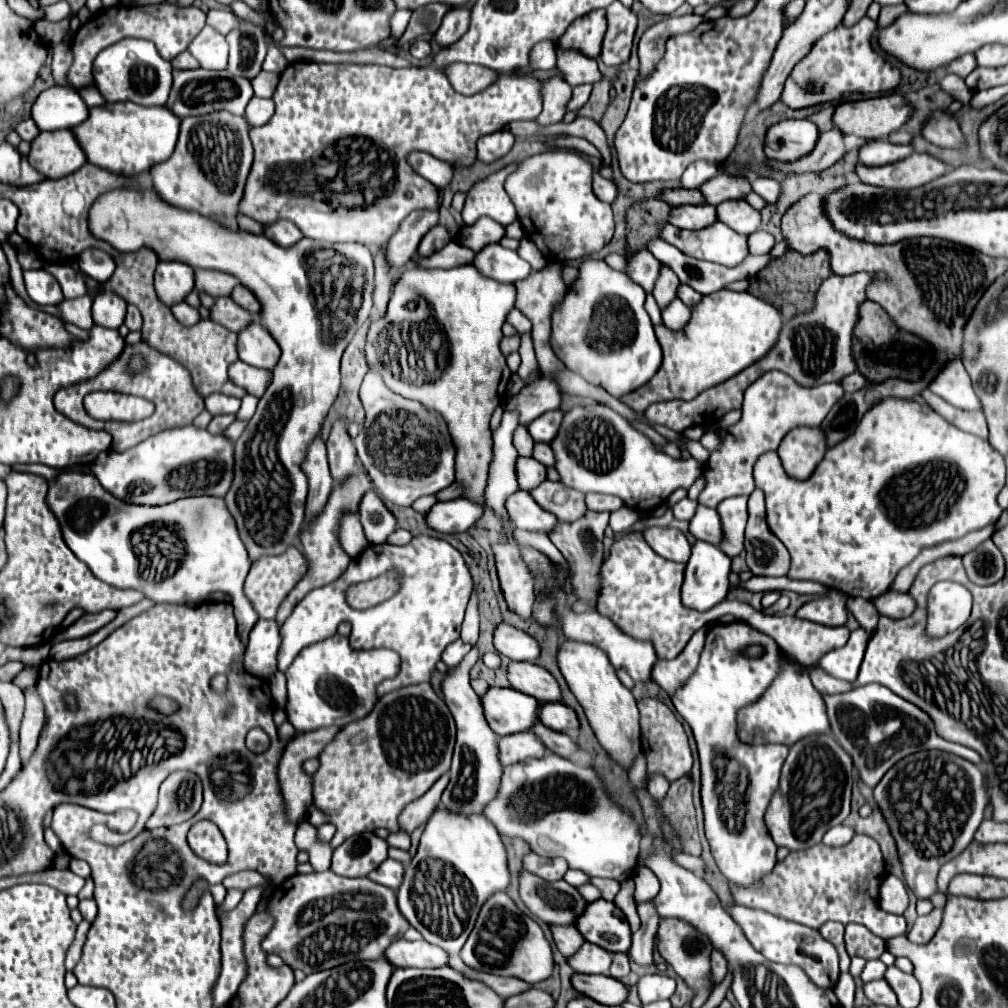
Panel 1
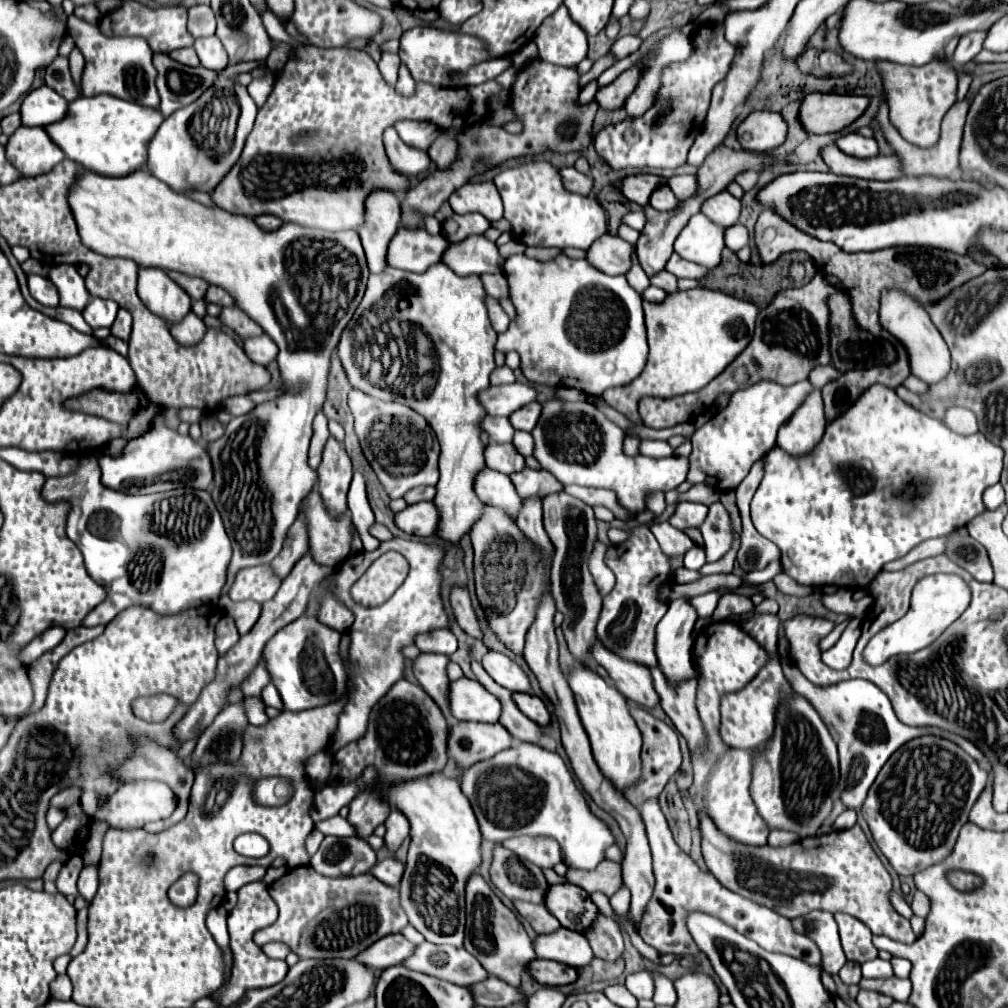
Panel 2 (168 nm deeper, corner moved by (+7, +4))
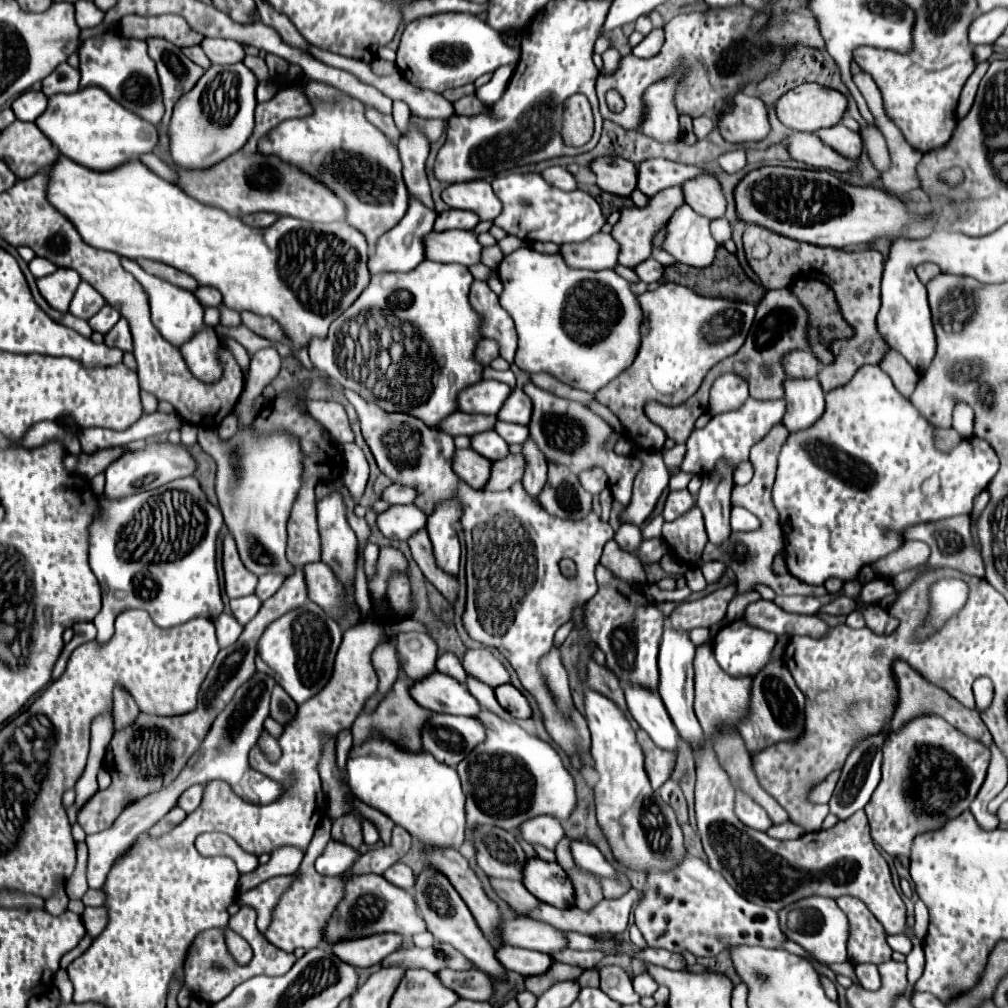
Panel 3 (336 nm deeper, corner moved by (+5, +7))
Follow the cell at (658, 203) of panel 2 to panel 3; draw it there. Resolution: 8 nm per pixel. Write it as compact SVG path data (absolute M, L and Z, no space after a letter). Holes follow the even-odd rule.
M648 159L638 165L638 189L652 197L666 187L681 185L701 173L708 174L701 168L674 163L668 159Z

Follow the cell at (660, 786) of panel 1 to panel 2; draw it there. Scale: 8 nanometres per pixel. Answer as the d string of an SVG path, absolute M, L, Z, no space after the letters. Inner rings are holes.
M650 798L642 804L640 816L646 824L652 858L654 858L654 876L656 876L654 896L648 904L648 912L644 914L644 920L640 922L640 928L638 928L638 934L642 936L642 940L646 944L656 948L660 954L696 956L698 948L696 948L694 940L688 936L684 920L686 920L686 912L702 910L720 920L726 920L726 924L734 926L736 930L740 930L740 934L748 936L750 940L754 940L760 948L764 948L768 952L780 952L780 954L788 954L794 958L802 958L810 966L822 964L822 954L820 954L820 948L816 946L816 942L812 942L804 934L798 934L792 928L792 922L788 918L780 916L772 908L766 908L740 894L730 892L710 872L702 872L698 868L698 864L676 846L656 798Z

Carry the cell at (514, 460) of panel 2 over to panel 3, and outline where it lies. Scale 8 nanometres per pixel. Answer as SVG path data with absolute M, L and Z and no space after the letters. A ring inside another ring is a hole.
M482 431L470 437L470 445L476 453L480 453L482 457L494 461L498 457L506 457L508 453L508 443L502 441L502 437L498 437L498 433L494 431Z

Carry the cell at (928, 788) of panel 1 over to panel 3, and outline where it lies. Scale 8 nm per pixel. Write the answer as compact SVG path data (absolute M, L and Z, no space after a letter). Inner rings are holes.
M934 713L918 715L890 733L882 753L882 781L864 811L874 843L892 857L908 857L918 833L938 829L944 821L964 813L982 787L990 763L990 751L980 741Z

